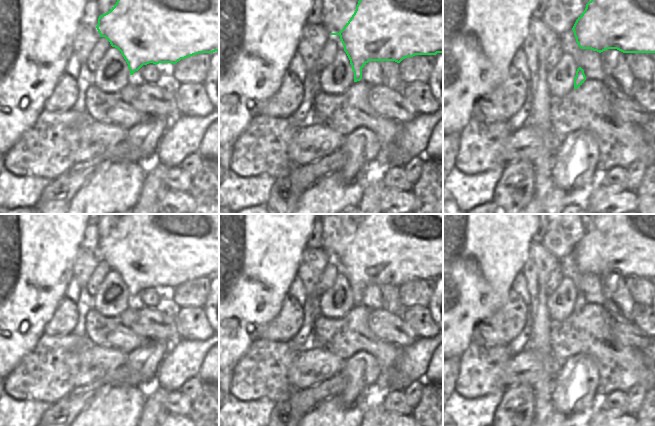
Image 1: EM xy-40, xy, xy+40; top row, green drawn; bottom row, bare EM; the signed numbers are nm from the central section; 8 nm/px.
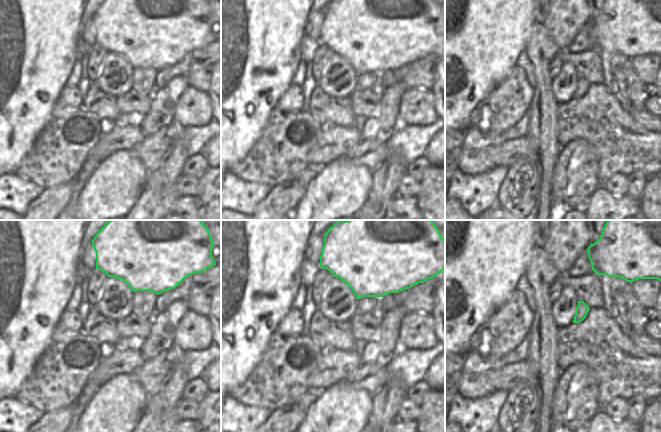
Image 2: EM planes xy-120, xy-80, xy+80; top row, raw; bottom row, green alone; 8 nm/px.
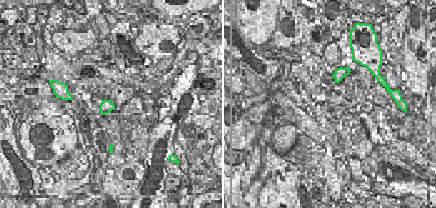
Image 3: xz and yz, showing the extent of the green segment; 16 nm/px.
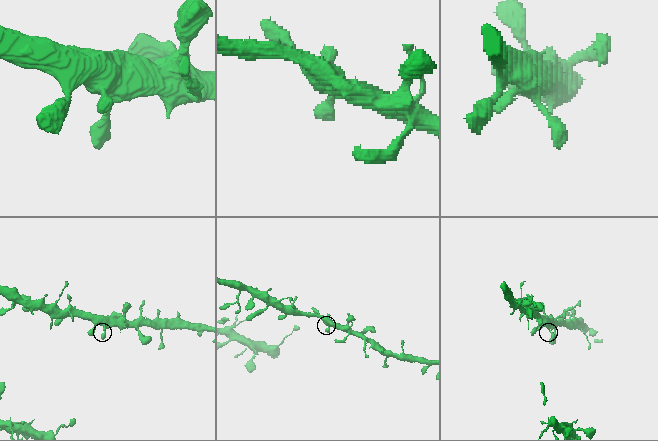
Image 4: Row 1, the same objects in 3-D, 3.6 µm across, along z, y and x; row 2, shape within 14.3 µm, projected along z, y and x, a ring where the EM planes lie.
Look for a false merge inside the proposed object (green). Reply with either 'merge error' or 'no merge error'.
no merge error

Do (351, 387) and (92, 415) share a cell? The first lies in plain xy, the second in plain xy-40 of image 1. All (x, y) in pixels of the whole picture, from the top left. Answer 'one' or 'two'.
two

